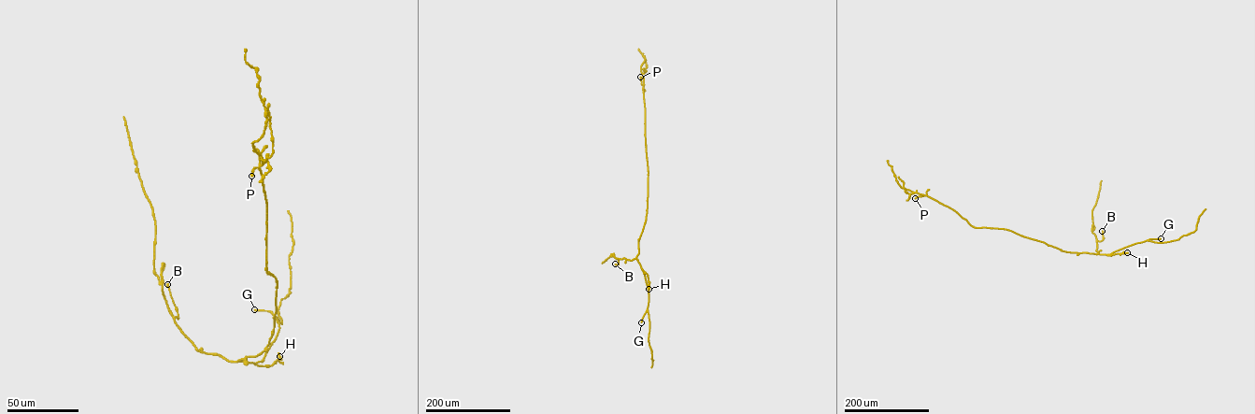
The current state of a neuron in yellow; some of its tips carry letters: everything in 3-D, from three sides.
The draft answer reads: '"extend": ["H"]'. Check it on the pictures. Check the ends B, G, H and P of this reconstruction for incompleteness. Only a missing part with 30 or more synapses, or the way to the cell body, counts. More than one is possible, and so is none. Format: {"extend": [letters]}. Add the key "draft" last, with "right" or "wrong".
{"extend": ["G"], "draft": "wrong"}

